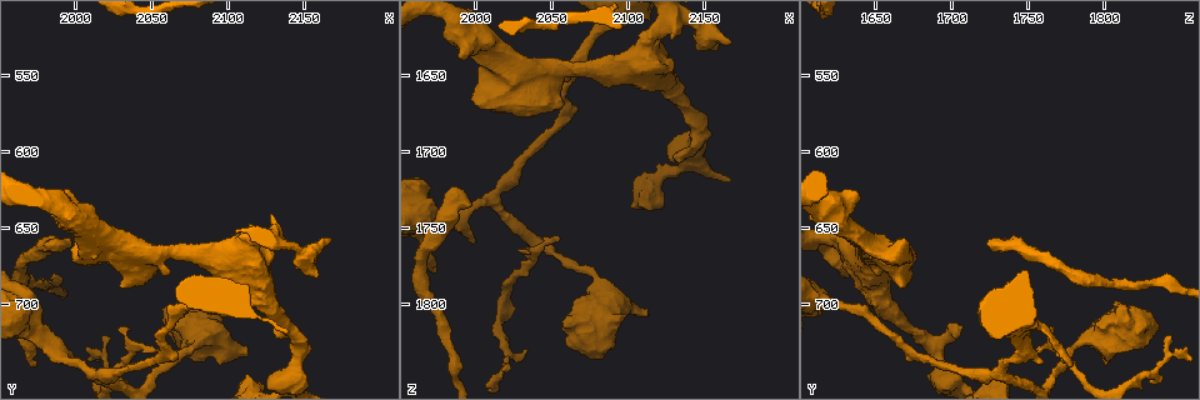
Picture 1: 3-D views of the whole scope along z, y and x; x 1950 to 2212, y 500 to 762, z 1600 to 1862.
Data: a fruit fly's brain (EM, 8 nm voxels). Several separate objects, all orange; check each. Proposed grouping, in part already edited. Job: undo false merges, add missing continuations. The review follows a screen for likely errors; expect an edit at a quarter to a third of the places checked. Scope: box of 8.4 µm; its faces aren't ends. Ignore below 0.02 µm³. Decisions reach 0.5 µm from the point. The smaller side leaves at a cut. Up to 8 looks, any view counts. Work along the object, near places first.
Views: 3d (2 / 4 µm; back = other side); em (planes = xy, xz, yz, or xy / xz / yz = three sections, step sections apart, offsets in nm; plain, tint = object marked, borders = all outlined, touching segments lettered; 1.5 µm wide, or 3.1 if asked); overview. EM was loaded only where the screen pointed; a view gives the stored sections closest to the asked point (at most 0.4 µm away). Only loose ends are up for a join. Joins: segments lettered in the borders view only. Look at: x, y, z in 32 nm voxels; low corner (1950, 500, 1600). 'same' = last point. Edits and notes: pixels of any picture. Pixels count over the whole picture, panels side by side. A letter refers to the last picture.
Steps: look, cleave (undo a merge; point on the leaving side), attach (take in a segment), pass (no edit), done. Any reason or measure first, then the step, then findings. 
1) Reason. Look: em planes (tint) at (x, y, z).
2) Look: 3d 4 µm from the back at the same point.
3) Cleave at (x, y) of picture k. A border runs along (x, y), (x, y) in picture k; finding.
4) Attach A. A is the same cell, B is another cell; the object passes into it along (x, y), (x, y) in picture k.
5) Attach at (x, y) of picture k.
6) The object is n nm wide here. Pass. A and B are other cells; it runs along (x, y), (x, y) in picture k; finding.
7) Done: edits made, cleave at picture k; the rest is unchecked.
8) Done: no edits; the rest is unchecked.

Free end. Look: em planes (borders) at (1996, 660, 1736).

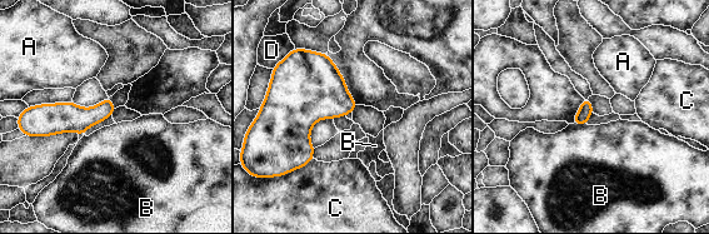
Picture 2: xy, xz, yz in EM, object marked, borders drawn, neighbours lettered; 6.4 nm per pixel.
Pass. A, B, C and D are other cells; a border runs along (573, 123), (587, 125) in picture 2; no lettered segment goes on from it.

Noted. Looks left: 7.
Look: em planes (borders) at (2038, 686, 1668).

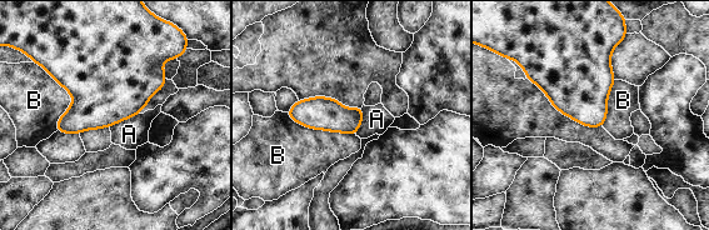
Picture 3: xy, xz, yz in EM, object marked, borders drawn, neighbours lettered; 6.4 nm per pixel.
The object is 220 nm wide here. Pass. A and B are other cells; a border runs along (33, 61), (71, 96), (56, 130) in picture 3; none of them fits.

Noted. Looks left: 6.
Tapers out. Look: 3d 4 µm from the back at (1970, 740, 1776).

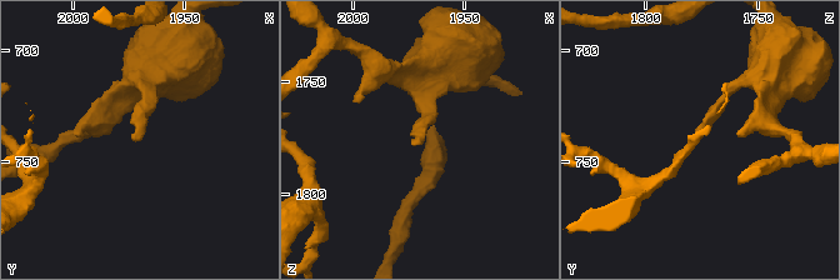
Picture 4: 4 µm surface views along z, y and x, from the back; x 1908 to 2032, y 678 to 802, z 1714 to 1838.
Look: em planes (tint) at (1971, 742, 1778).

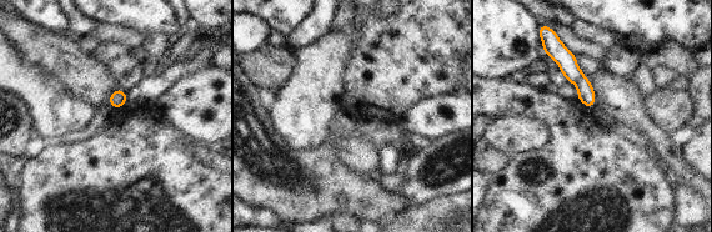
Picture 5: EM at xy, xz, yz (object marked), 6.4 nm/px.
Look: em planes (borders) at the same point.

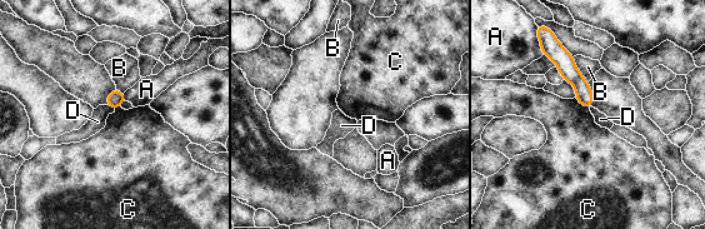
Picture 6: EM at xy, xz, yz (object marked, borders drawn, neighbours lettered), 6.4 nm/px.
Pass. A, B, C and D are other cells; a border runs along (574, 98), (589, 109) in picture 6; none of them fits.

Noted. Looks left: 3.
An open end. Look: em planes (borders) at (2156, 684, 1632).

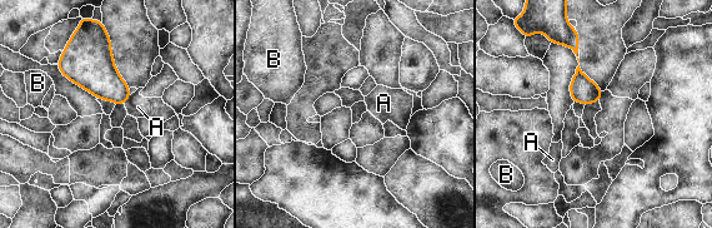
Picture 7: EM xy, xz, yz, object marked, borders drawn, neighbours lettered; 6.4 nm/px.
Pass. A and B are other cells; a border runs along (131, 94), (124, 104) in picture 7; none of them fits.

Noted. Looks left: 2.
Done: no edits; the rest is unchecked.

